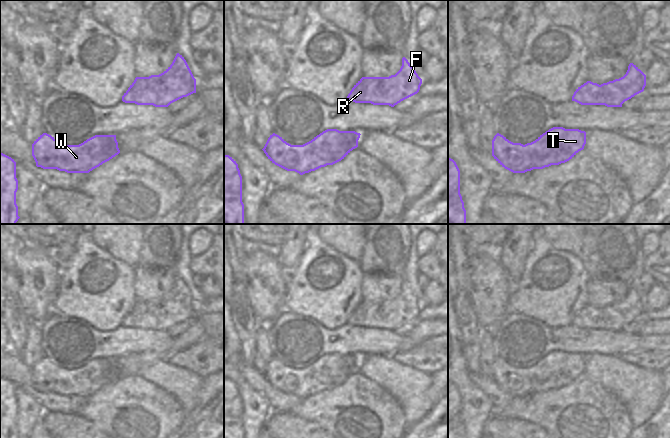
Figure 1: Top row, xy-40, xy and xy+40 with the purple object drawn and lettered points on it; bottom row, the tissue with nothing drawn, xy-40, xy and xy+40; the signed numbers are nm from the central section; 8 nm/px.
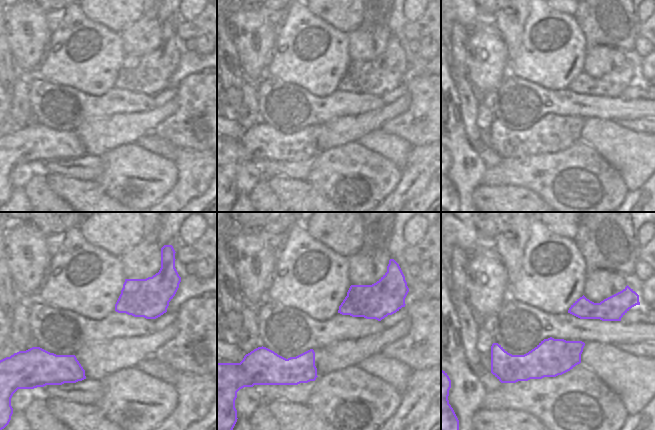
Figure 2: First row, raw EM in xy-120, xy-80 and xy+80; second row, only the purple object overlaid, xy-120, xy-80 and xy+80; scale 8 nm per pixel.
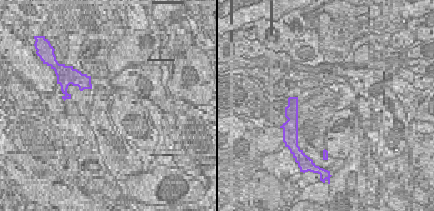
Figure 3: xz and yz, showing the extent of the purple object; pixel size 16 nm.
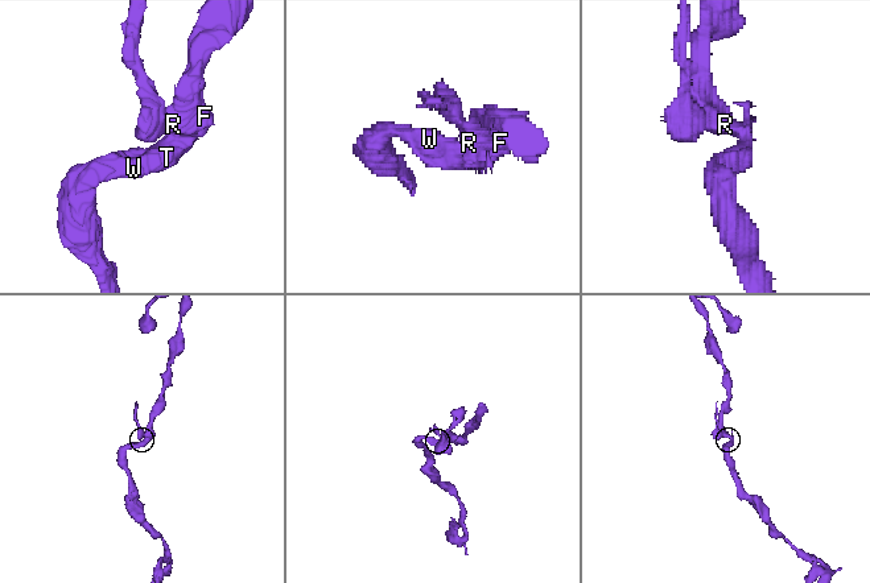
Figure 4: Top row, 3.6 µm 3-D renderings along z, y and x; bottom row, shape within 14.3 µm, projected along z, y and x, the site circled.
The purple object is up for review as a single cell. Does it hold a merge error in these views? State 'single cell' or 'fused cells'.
single cell

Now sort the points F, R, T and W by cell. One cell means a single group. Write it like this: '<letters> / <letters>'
F R T W

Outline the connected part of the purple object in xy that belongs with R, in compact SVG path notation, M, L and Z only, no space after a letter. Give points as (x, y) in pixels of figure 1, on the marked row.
M402 58L400 70L389 77L362 77L348 94L346 101L389 105L394 107L401 101L417 94L422 79L408 60Z

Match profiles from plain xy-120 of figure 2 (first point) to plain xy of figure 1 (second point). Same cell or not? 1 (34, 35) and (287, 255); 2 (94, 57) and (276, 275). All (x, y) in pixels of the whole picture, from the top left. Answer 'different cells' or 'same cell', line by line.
1: different cells
2: different cells

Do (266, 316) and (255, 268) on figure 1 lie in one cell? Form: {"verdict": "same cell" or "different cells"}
{"verdict": "same cell"}

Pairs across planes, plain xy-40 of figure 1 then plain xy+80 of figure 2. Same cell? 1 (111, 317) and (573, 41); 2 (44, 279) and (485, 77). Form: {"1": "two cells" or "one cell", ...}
{"1": "one cell", "2": "one cell"}

